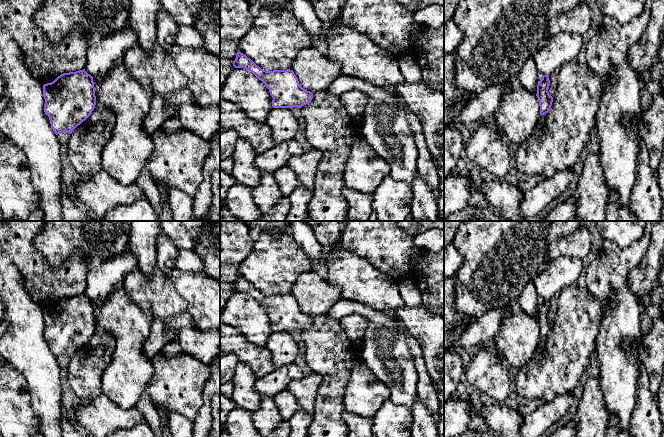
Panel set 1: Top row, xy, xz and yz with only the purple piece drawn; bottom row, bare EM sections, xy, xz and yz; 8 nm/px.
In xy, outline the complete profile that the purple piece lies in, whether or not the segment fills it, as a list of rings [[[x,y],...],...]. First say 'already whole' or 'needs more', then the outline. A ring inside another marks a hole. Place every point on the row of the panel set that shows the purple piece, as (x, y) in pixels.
already whole | [[[85,69],[63,73],[53,82],[44,84],[43,96],[45,99],[44,112],[49,117],[51,128],[56,135],[61,132],[71,134],[90,116],[96,105],[93,77]]]

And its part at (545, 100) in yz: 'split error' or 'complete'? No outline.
complete

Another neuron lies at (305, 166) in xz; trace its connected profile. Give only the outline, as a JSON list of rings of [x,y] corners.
[[[310,149],[301,156],[289,159],[286,166],[295,173],[302,187],[313,192],[315,175],[321,158],[321,151]]]

